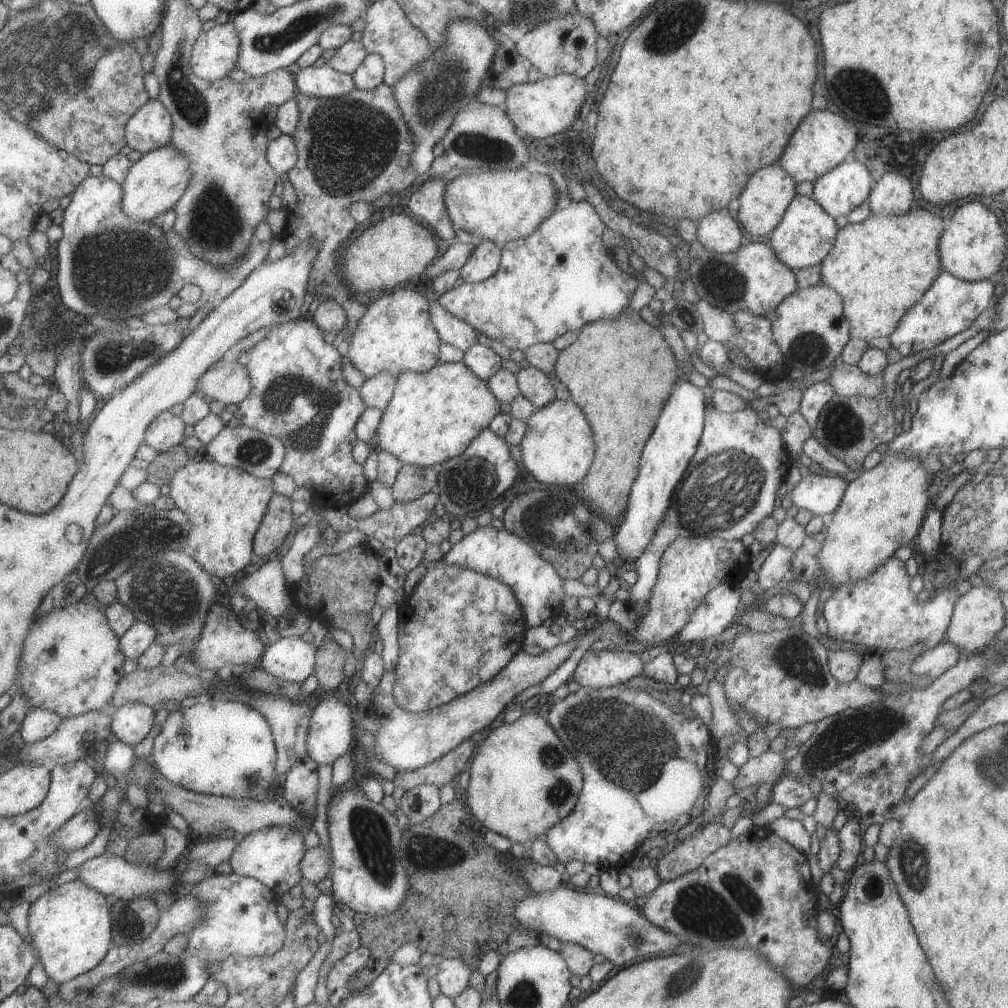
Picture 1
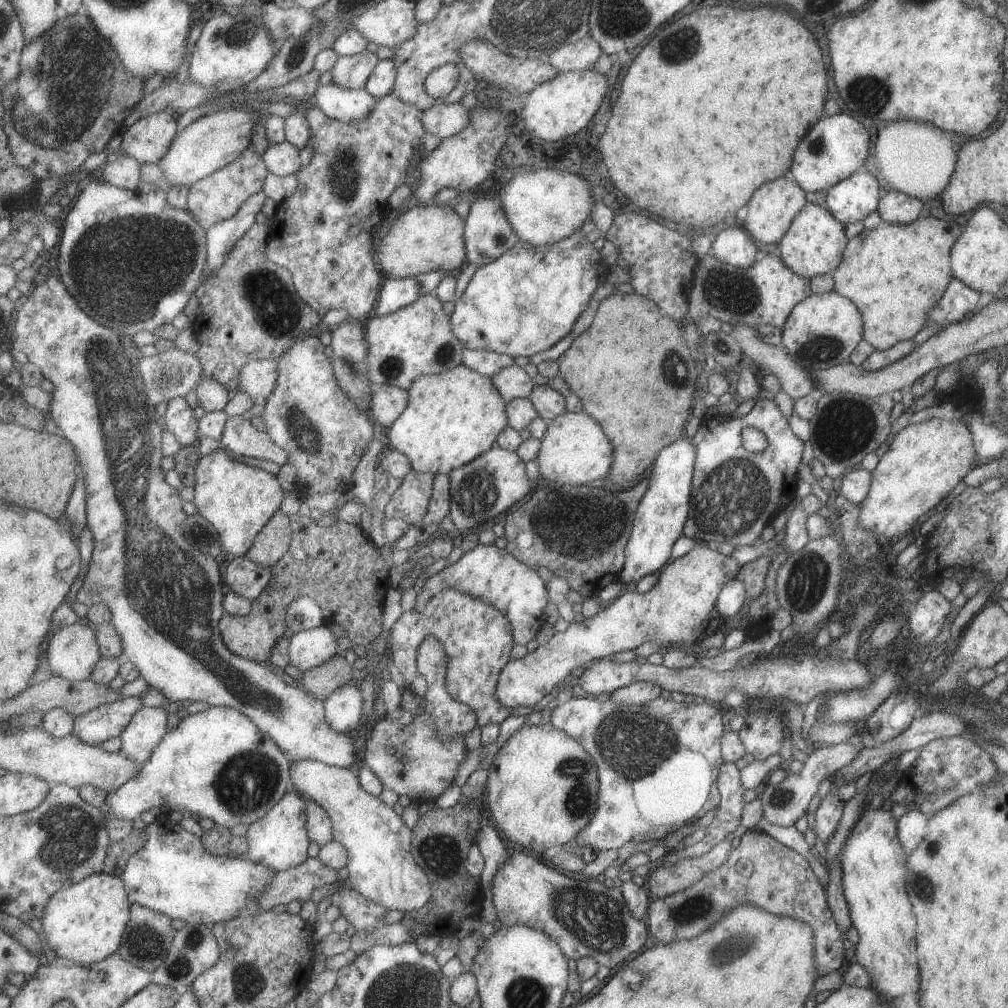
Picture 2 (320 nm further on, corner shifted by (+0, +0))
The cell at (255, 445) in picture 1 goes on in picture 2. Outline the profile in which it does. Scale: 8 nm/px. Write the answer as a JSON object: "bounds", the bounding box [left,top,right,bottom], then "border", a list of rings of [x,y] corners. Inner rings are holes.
{"bounds":[221,416,290,466],"border":[[[243,416],[229,417],[221,446],[233,454],[273,461],[280,466],[290,462],[290,454],[266,431],[260,431]]]}

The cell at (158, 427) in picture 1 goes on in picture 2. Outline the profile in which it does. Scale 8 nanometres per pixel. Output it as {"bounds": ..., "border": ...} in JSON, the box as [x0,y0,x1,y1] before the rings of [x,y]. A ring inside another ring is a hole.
{"bounds":[164,397,200,447],"border":[[[177,397],[170,401],[164,419],[165,428],[173,432],[183,446],[188,447],[197,440],[200,424],[195,418],[195,410],[187,402],[187,398]]]}

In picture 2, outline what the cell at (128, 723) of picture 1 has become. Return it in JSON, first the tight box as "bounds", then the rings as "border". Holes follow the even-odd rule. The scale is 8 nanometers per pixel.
{"bounds":[120,706,169,766],"border":[[[161,706],[139,710],[120,736],[123,741],[122,753],[145,766],[169,732],[167,715],[167,710]]]}

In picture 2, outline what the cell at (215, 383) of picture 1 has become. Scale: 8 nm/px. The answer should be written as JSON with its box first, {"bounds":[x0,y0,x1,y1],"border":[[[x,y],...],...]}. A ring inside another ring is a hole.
{"bounds":[239,359,278,402],"border":[[[257,359],[246,363],[240,374],[239,390],[249,393],[257,402],[264,402],[275,392],[278,368],[278,362],[271,359]]]}

